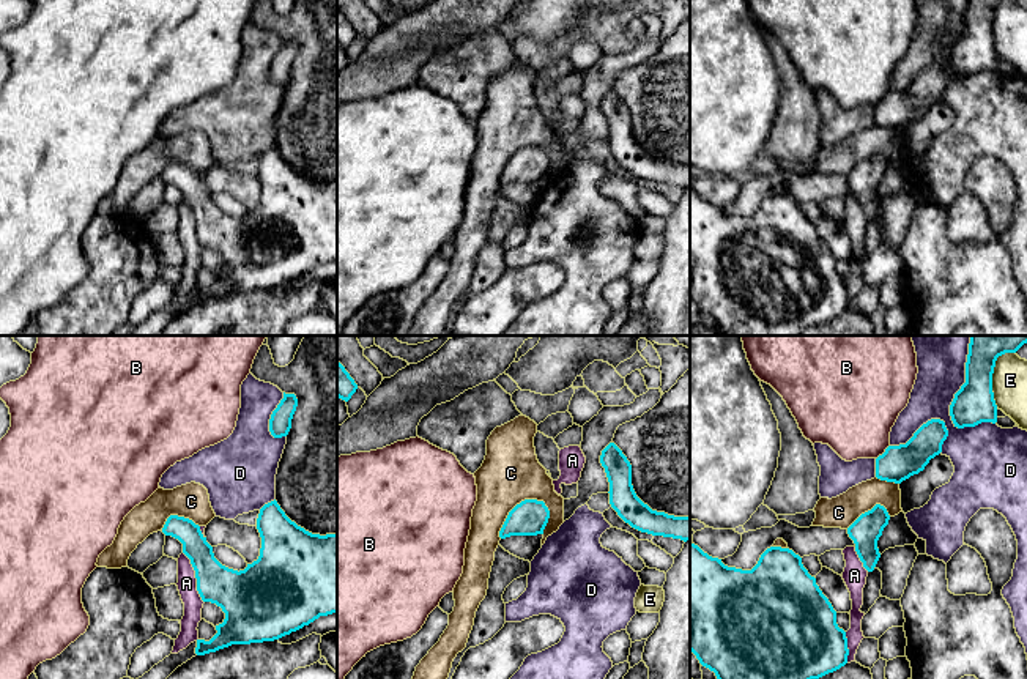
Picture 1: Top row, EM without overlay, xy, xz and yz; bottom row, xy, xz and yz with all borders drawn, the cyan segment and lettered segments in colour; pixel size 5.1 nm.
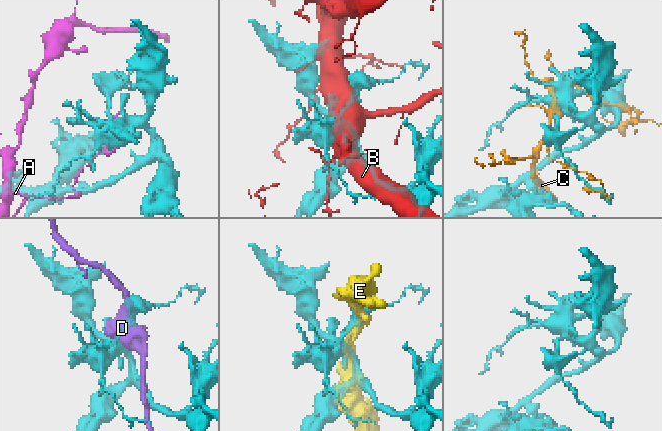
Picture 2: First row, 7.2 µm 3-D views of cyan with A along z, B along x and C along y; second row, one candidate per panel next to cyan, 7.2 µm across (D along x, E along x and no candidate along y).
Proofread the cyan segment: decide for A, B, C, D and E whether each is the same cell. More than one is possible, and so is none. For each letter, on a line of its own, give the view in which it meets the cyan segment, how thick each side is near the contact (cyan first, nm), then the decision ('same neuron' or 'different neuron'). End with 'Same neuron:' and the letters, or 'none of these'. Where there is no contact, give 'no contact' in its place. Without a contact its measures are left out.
A: xy | 240/100 nm | different neuron
B: yz | 180/400 nm | different neuron
C: xz | 180/300 nm | different neuron
D: yz | 200/280 nm | different neuron
E: yz | 220/180 nm | different neuron
Same neuron: none of these

